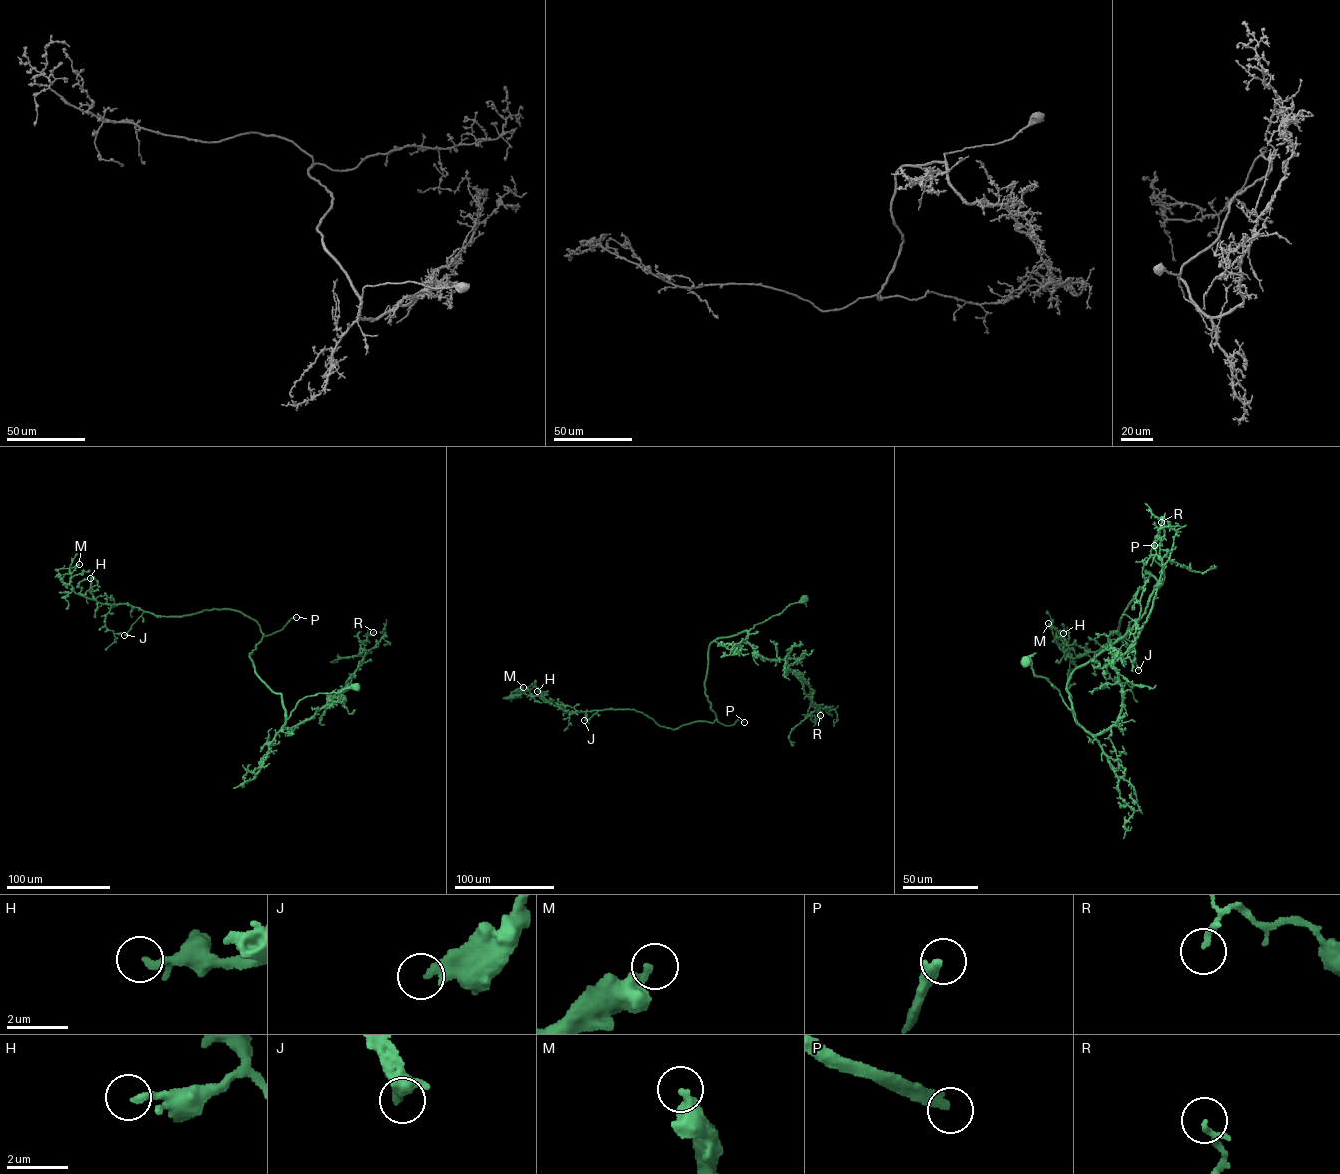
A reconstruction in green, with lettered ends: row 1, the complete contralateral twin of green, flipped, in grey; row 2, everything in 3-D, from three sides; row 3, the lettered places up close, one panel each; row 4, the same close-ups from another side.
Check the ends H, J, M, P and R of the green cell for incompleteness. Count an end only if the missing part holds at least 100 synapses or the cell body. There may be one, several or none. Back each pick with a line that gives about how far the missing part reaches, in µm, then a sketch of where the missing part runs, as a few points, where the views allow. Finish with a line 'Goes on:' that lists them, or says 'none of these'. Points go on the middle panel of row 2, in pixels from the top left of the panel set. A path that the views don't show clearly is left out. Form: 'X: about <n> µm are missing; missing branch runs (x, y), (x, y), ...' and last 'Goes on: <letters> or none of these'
P: about 150 µm are missing; missing branch runs (744, 722), (758, 726), (771, 724), (822, 706), (802, 701), (804, 699)
Goes on: P

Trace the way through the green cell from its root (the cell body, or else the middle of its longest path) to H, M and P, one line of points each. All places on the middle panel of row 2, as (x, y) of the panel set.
H: (803, 598), (709, 645), (704, 686), (713, 723), (671, 729), (634, 709), (567, 711), (537, 691)
M: (803, 598), (709, 645), (713, 723), (671, 729), (634, 709), (567, 711), (542, 696), (512, 696), (523, 687)
P: (803, 598), (748, 632), (717, 639), (709, 645), (704, 686), (711, 709), (725, 725), (738, 719), (744, 722)

